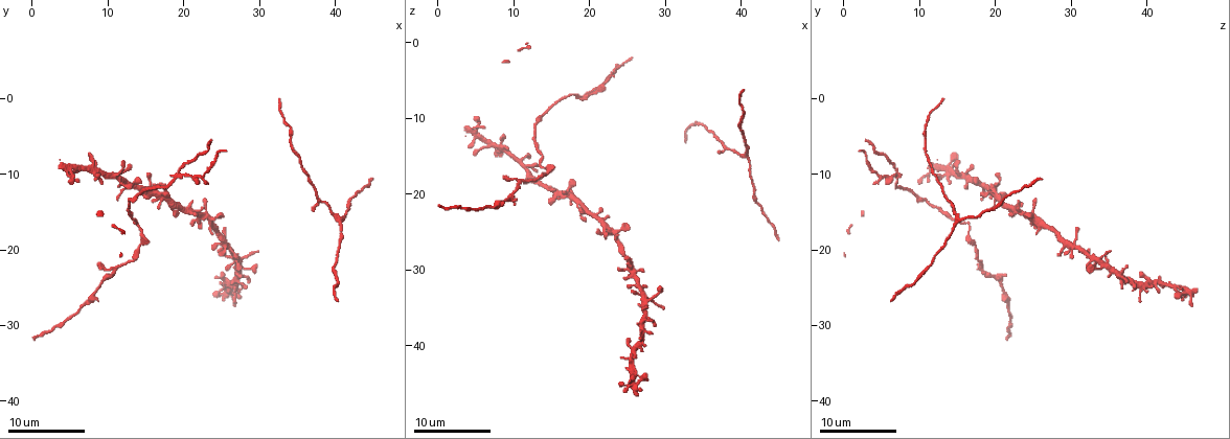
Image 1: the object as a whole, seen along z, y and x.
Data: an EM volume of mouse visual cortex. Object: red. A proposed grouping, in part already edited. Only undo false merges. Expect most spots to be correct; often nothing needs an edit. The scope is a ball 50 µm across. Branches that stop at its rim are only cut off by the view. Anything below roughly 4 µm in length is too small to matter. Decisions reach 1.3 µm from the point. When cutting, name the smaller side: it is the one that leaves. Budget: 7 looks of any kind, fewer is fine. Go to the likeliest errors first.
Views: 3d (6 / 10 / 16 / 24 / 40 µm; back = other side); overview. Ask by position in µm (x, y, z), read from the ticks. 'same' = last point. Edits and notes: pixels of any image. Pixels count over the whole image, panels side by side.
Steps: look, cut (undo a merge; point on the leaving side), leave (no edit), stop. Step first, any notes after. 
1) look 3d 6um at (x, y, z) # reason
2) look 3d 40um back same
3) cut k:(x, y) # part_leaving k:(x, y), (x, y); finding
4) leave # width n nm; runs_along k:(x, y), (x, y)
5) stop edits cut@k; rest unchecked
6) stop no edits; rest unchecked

look 3d 6um at (19.5, 10.0, 7.0) # looks like a crossing

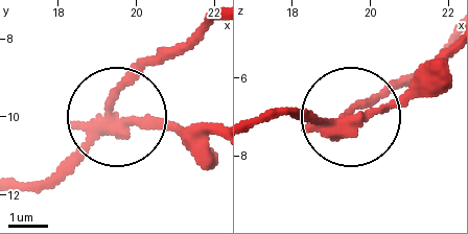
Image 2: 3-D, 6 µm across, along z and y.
cut 2:(157, 118) # width 280 nm; part_leaving 2:(108, 125), (214, 125); two cells meet here

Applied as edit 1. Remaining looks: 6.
look overview # see it whole again

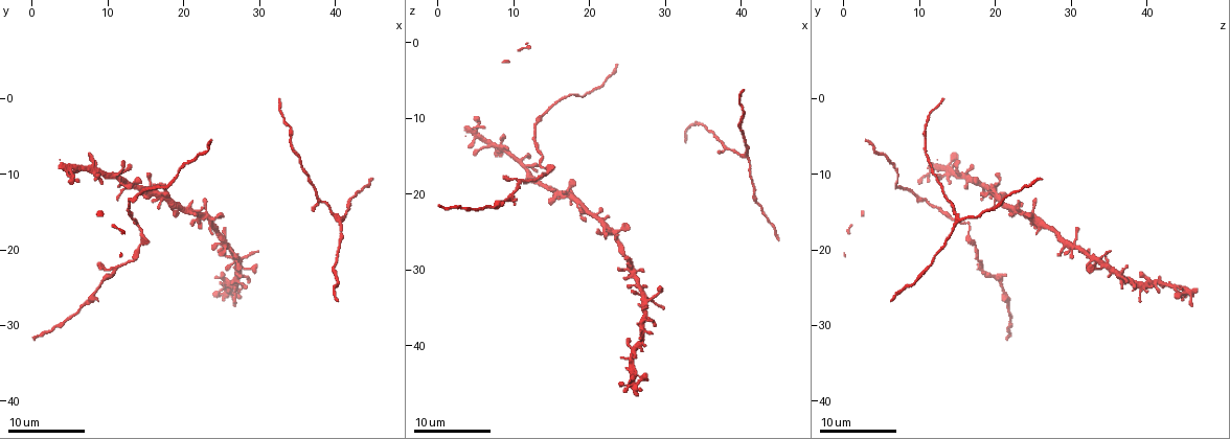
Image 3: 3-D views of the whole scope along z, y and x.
look 3d 6um at (41.0, 16.0, 15.0) # three arms meet

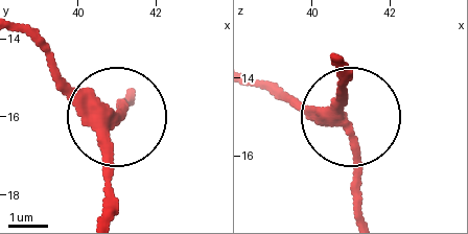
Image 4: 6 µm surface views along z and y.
leave # arms 3; continuous, no second cell

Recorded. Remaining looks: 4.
look 3d 10um at (11.5, 22.0, 18.0) # three arms meet

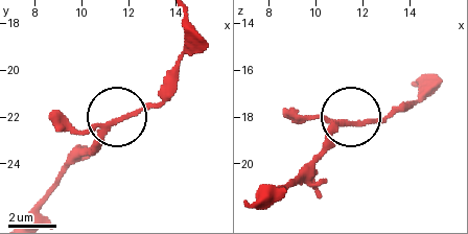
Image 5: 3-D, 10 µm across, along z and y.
look 3d 10um back at (11.2, 22.4, 18.4) # other side

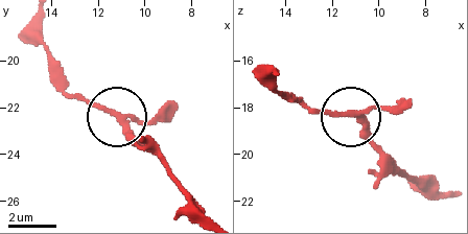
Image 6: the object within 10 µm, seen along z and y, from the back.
leave # arms 3; runs_along 6:(43, 18), (55, 77), (79, 99), (115, 114), (161, 160); continuous, no second cell

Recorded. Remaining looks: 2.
stop edits cut@2; rest unchecked

